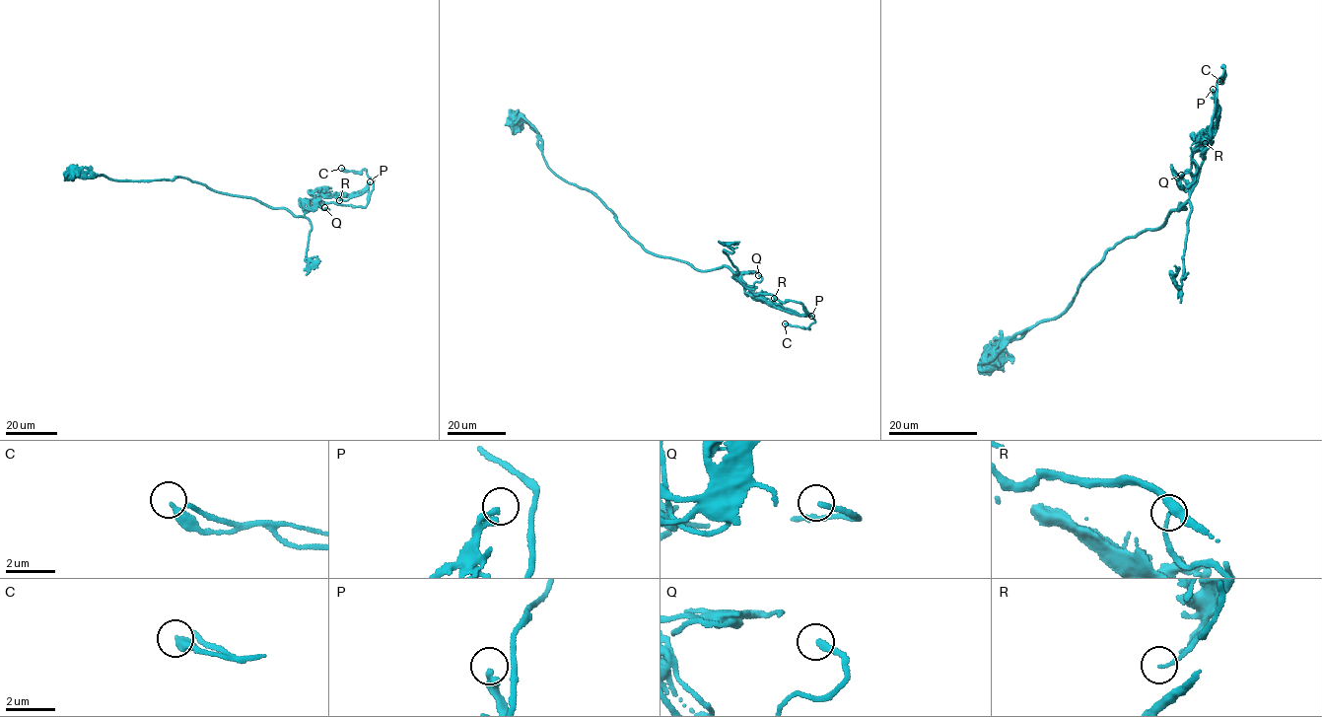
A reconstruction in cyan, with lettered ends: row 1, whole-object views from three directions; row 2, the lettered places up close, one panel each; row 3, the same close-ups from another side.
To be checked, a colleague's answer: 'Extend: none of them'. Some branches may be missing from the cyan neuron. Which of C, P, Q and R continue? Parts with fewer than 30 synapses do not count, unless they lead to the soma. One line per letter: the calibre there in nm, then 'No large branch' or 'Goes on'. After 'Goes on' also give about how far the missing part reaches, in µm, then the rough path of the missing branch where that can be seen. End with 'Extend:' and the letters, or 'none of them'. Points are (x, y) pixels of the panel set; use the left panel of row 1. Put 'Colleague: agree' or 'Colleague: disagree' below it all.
C: Thickness 240 nm. Goes on. Missing length about 30 µm. Course of what is missing: (341, 168), (329, 169), (347, 165), (373, 164), (376, 167)
P: Thickness 340 nm. No large branch
Q: Thickness 240 nm. No large branch
R: Thickness 110 nm. No large branch
Extend: C
Colleague: disagree

